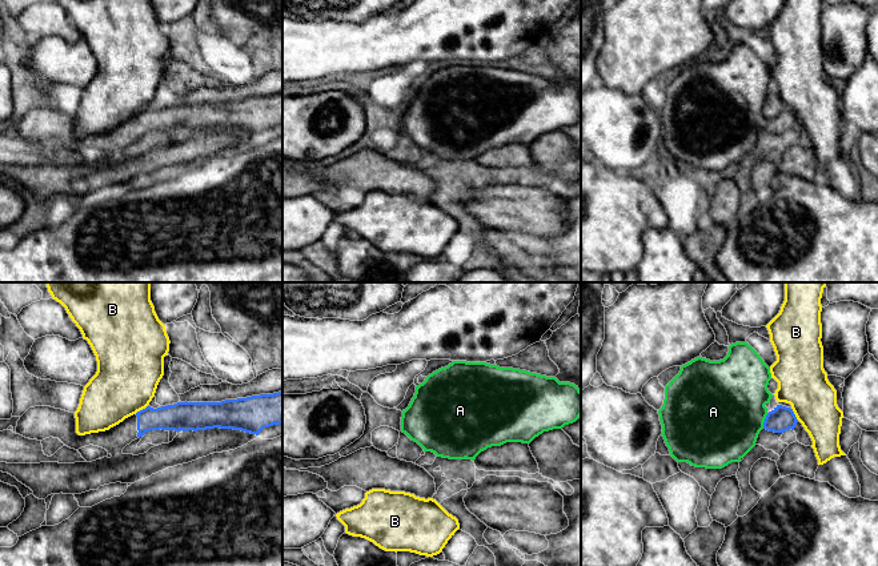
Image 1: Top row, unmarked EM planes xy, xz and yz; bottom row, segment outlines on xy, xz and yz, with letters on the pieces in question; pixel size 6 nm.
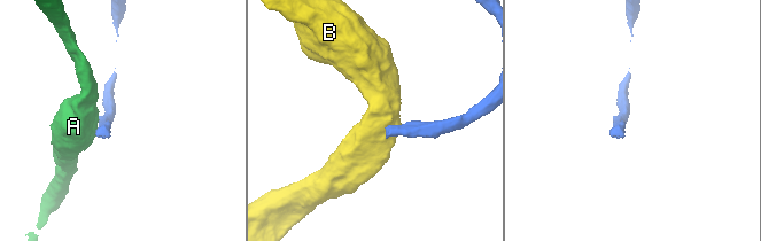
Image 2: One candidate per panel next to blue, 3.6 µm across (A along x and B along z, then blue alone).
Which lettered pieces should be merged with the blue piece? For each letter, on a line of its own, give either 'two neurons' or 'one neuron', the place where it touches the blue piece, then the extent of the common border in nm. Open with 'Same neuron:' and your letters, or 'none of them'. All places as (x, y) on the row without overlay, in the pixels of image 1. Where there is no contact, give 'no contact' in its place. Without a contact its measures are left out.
Same neuron: none of them
A: two neurons; meets blue in yz at (765, 123); contact 100 nm long
B: two neurons; meets blue in xy at (140, 112); contact 90 nm long

